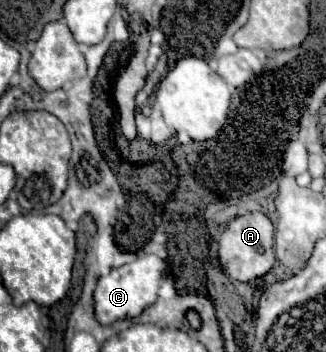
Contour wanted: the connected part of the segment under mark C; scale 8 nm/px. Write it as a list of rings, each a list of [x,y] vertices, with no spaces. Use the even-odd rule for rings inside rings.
[[[153,254],[137,258],[133,264],[125,264],[121,268],[111,270],[111,274],[99,278],[97,288],[93,292],[95,302],[95,318],[101,326],[109,326],[115,320],[125,320],[139,316],[147,306],[151,306],[157,300],[157,290],[163,278],[165,262]]]

